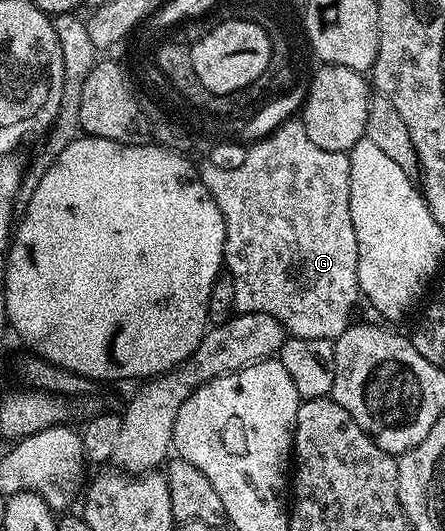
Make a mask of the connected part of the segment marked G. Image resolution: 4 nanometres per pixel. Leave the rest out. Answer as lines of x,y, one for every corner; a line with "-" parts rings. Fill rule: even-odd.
291,117
280,127
274,129
263,139
255,140
248,147
246,161
238,165
238,169
218,169
211,165
201,166
198,171
200,181
206,185
208,195
216,202
224,224
224,267
232,276
234,297
233,308
240,313
266,313
274,317
284,326
285,332
294,339
331,339
335,340
353,322
352,310
356,307
356,299
361,298
358,285
358,241
354,233
354,221
350,221
350,161
343,151
321,149
310,141
304,128
304,120

